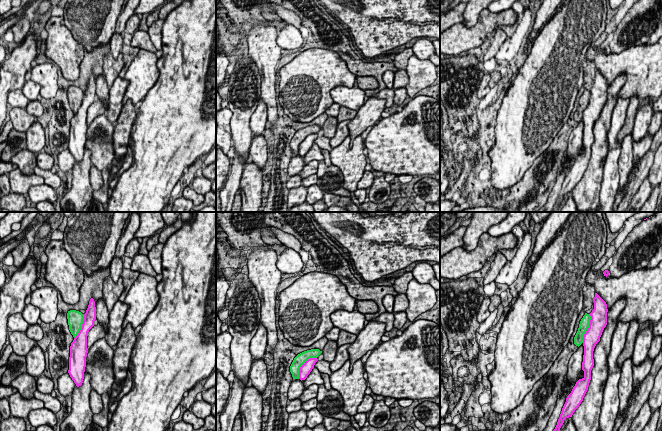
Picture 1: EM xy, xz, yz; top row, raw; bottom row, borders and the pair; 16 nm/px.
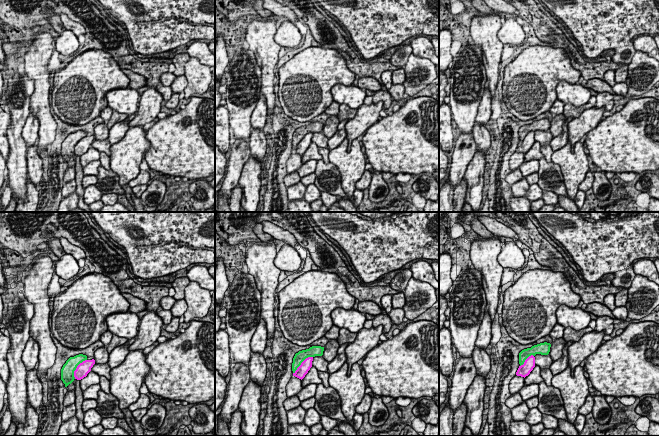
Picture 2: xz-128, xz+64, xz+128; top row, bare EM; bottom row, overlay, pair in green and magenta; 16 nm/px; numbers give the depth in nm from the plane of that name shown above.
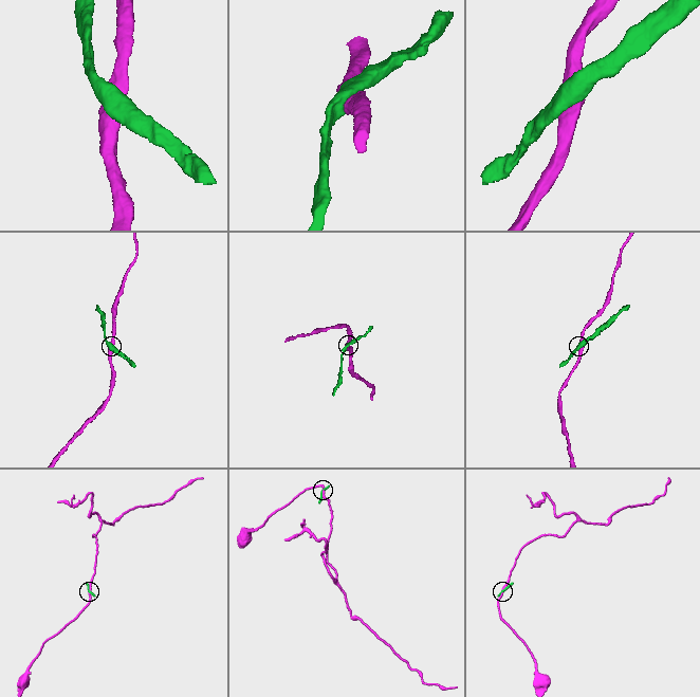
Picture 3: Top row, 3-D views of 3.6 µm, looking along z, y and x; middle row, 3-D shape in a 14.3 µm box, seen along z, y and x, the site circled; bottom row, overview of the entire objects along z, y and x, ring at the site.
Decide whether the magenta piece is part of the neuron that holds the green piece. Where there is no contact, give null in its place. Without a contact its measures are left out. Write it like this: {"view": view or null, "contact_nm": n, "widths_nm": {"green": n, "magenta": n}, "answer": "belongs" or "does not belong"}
{"view": "yz", "contact_nm": 480, "widths_nm": {"green": 160, "magenta": 280}, "answer": "does not belong"}

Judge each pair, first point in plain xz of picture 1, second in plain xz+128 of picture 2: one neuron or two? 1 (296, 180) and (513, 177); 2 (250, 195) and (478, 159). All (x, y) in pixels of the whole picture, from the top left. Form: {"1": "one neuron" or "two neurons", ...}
{"1": "one neuron", "2": "one neuron"}

